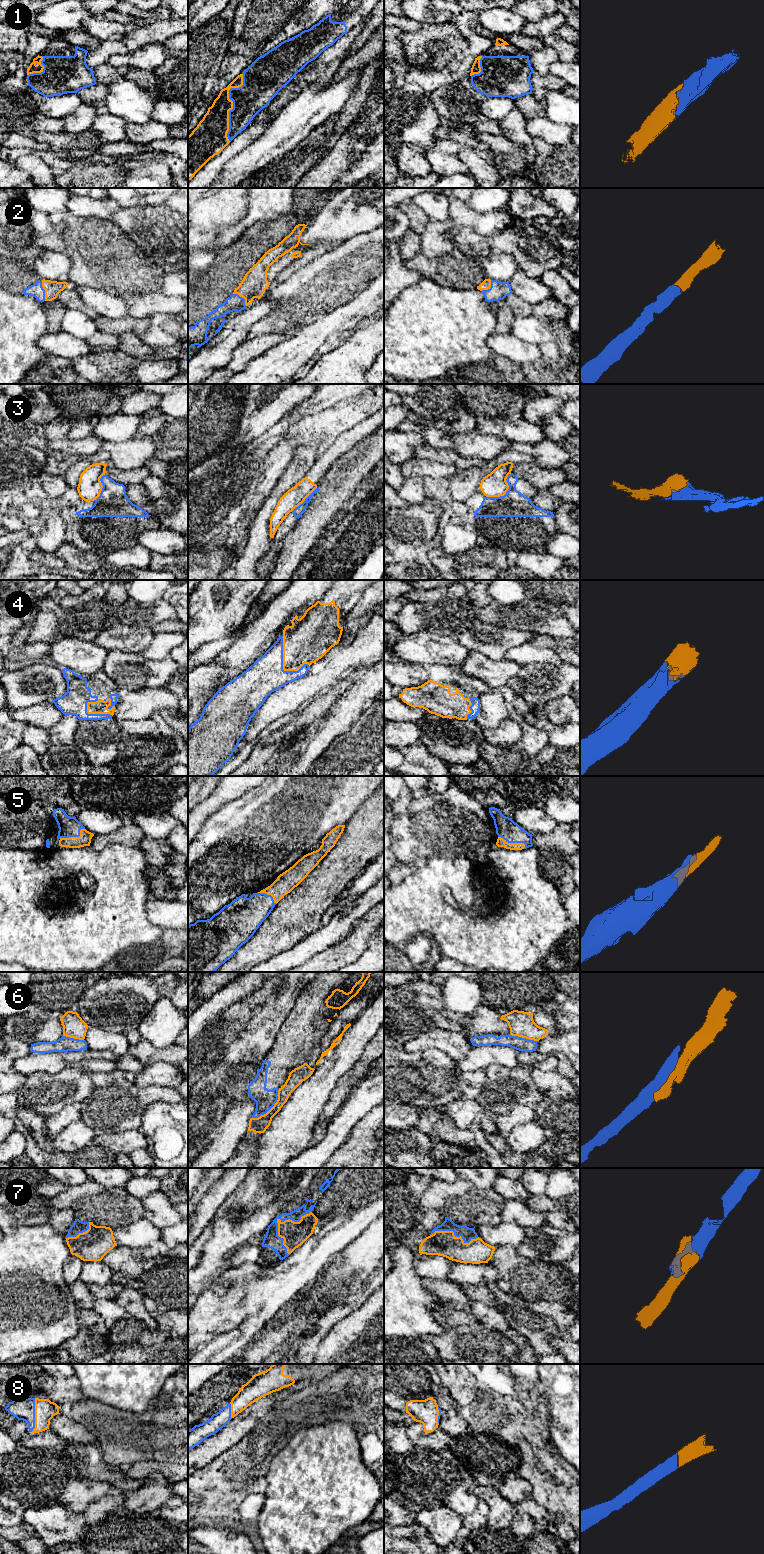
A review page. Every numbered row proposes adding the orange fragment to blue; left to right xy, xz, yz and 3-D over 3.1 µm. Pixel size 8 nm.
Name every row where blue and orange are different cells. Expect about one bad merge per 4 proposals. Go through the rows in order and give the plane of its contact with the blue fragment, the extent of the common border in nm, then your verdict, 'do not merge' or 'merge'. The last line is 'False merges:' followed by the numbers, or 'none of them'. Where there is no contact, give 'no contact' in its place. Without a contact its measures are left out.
1: meets blue in xz; contact 550 nm long; merge
2: meets blue in xy; contact 170 nm long; merge
3: meets blue in yz; contact 280 nm long; do not merge
4: meets blue in xz; contact 320 nm long; merge
5: meets blue in yz; contact 240 nm long; merge
6: meets blue in xz; contact 320 nm long; do not merge
7: meets blue in xz; contact 400 nm long; merge
8: meets blue in xy; contact 280 nm long; merge
False merges: 3, 6

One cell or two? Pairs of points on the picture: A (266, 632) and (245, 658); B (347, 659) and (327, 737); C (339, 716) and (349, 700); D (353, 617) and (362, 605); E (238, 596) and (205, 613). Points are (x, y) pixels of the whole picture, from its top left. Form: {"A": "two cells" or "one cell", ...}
{"A": "one cell", "B": "two cells", "C": "one cell", "D": "one cell", "E": "one cell"}

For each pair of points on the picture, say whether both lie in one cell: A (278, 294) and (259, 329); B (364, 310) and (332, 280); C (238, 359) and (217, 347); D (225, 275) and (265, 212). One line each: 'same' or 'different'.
A: same
B: different
C: different
D: different

